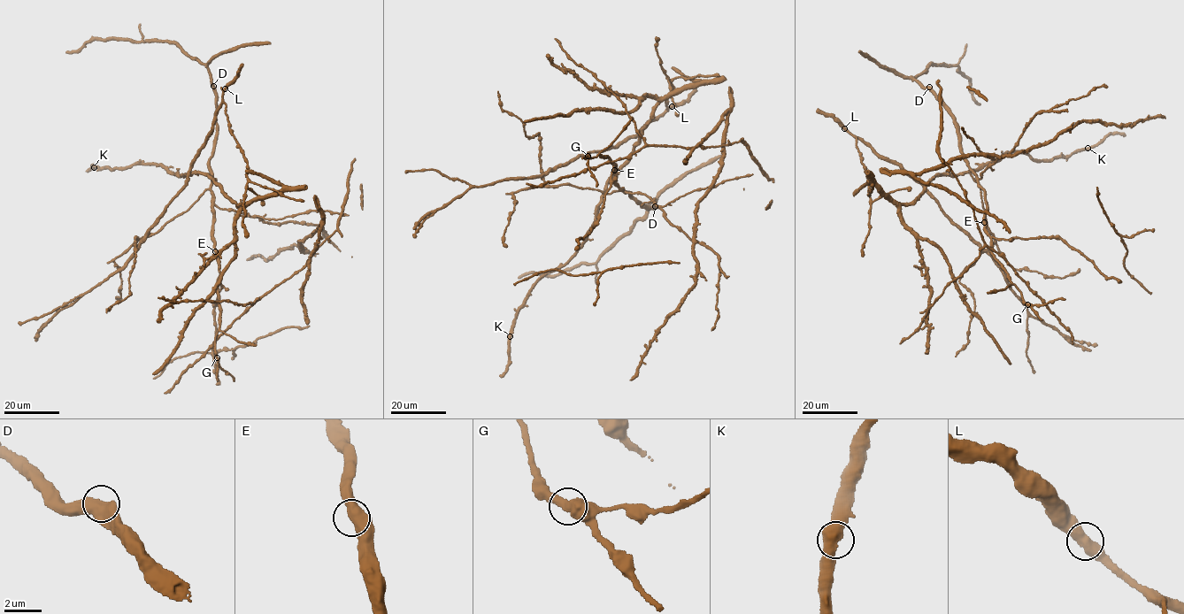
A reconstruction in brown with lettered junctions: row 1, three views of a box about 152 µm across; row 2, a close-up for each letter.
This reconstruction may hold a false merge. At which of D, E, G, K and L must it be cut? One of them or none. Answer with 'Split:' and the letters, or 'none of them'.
Split: none of them

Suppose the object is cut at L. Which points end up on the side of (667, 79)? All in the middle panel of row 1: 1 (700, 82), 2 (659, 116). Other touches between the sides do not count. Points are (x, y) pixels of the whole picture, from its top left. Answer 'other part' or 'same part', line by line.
1: other part
2: same part

